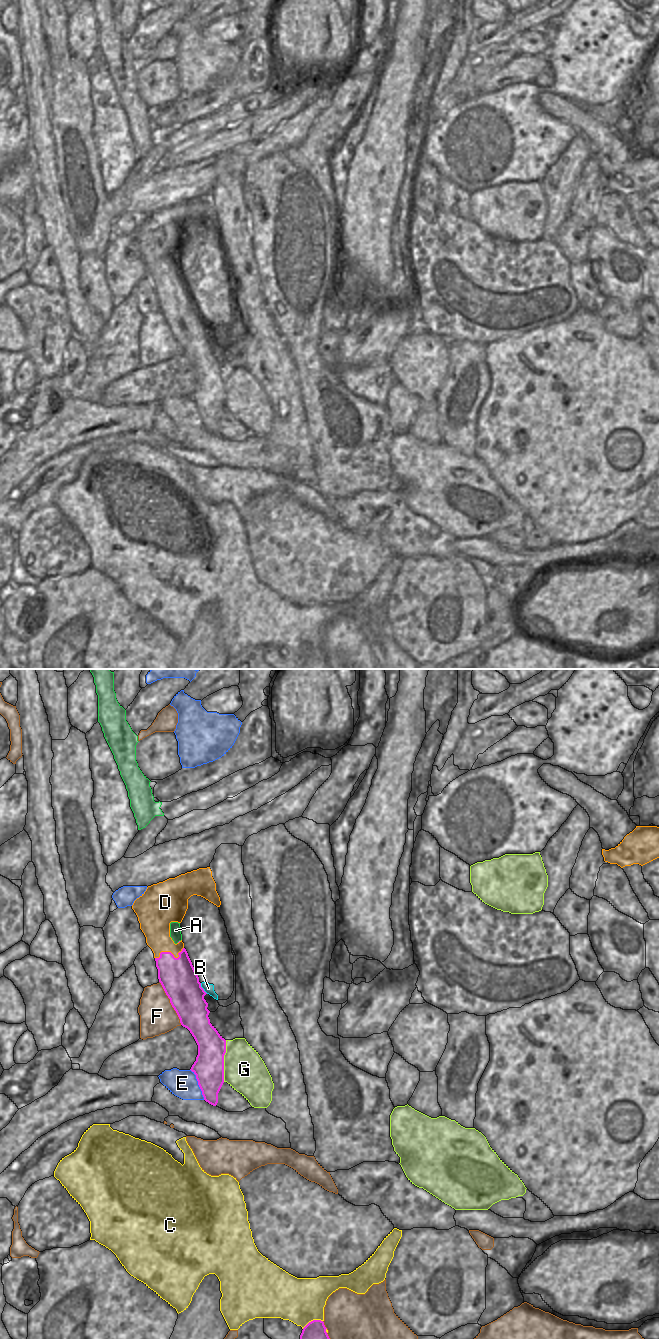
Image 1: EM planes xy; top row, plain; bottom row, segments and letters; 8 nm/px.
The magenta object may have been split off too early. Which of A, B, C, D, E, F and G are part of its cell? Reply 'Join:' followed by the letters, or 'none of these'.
Join: A

